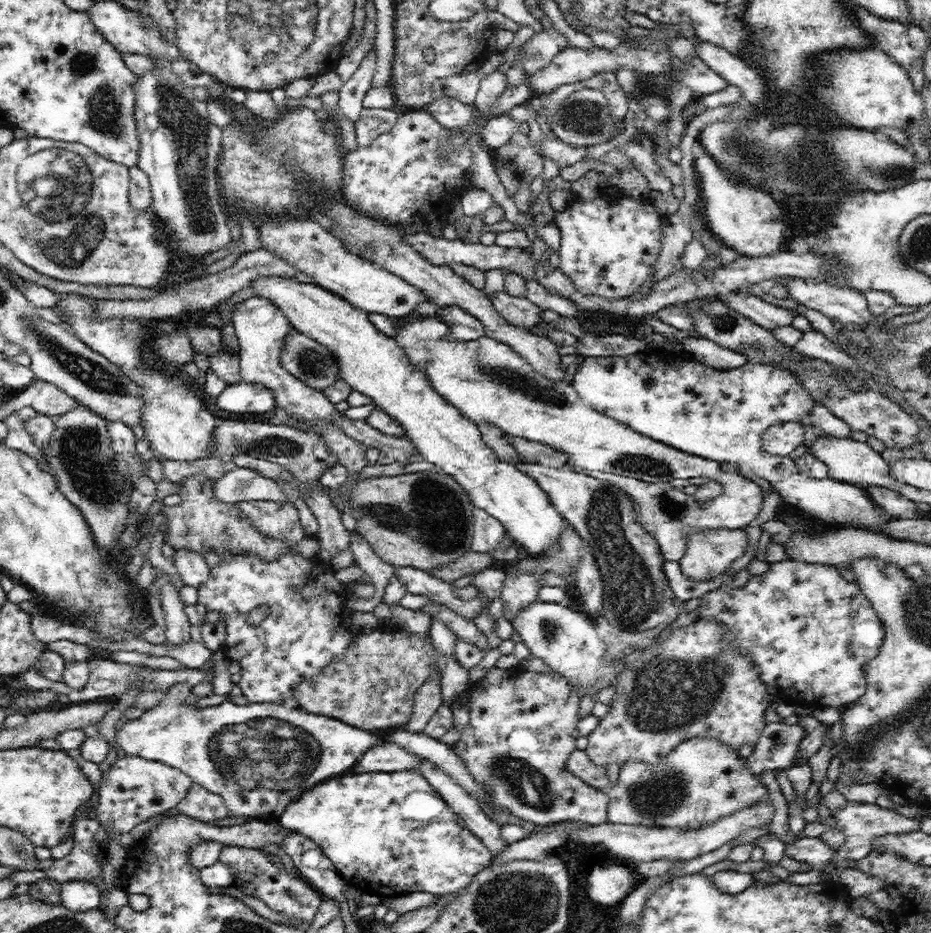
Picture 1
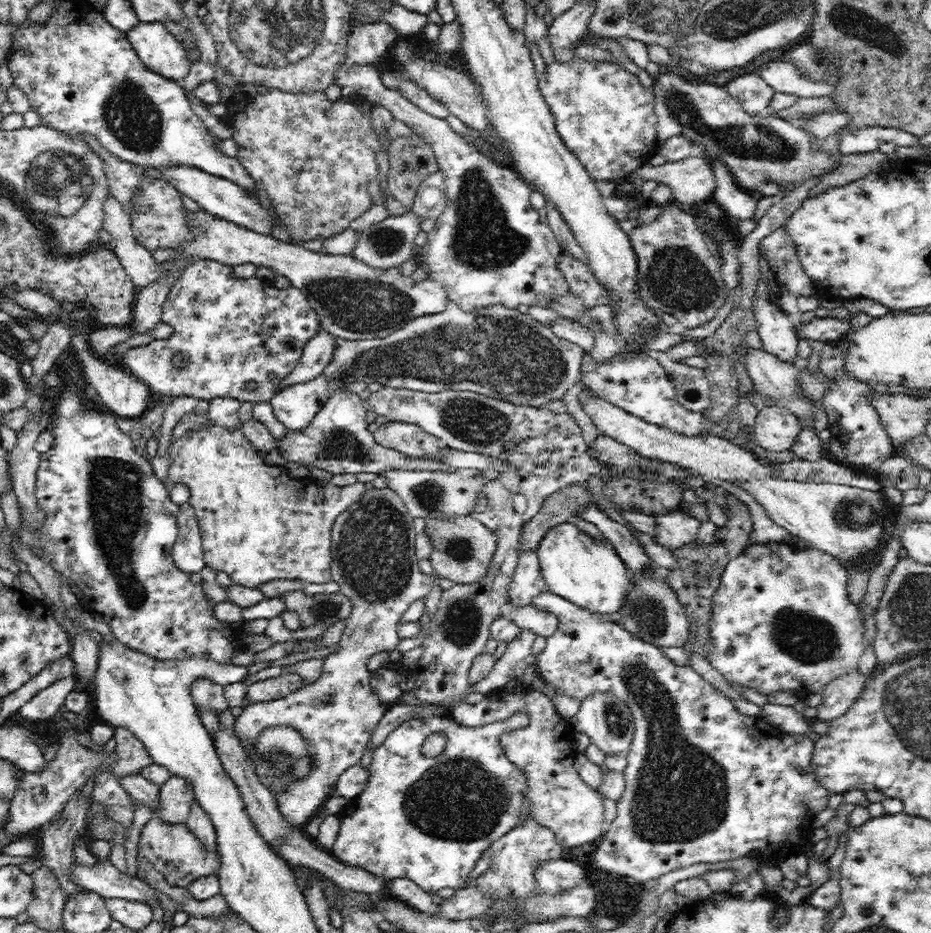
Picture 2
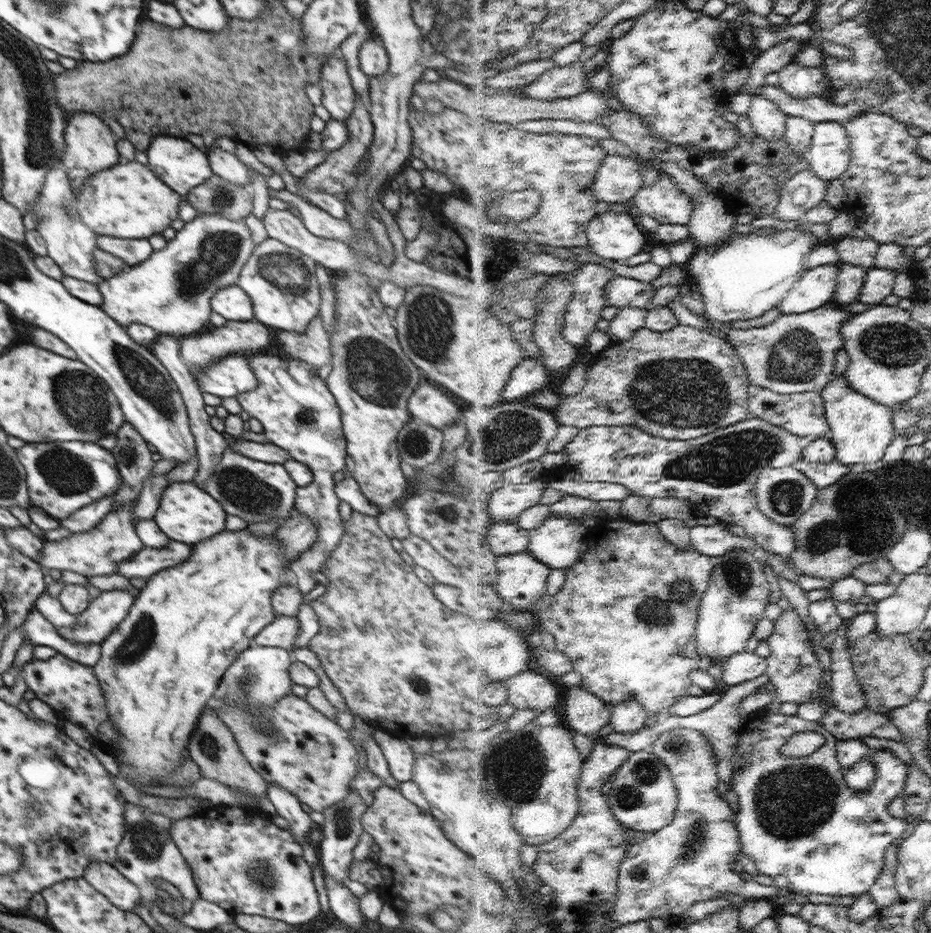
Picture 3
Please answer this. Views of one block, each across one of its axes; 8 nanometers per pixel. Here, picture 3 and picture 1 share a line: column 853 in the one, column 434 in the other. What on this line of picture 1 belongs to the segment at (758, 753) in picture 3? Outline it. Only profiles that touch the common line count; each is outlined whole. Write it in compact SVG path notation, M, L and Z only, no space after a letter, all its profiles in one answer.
M404 767L394 770L394 772L370 772L366 774L359 772L355 776L340 776L330 780L330 782L321 783L314 786L310 792L302 794L302 798L297 799L292 805L289 805L285 814L282 815L280 823L287 831L302 835L302 838L315 842L326 855L326 858L329 858L332 864L336 866L340 876L344 877L346 885L352 886L362 893L379 895L381 898L398 896L408 892L428 892L428 894L433 894L437 898L451 898L460 894L472 882L478 872L484 870L496 860L490 849L484 846L480 838L468 828L464 818L456 814L454 807L451 807L448 801L444 800L440 791L432 786L420 767Z

